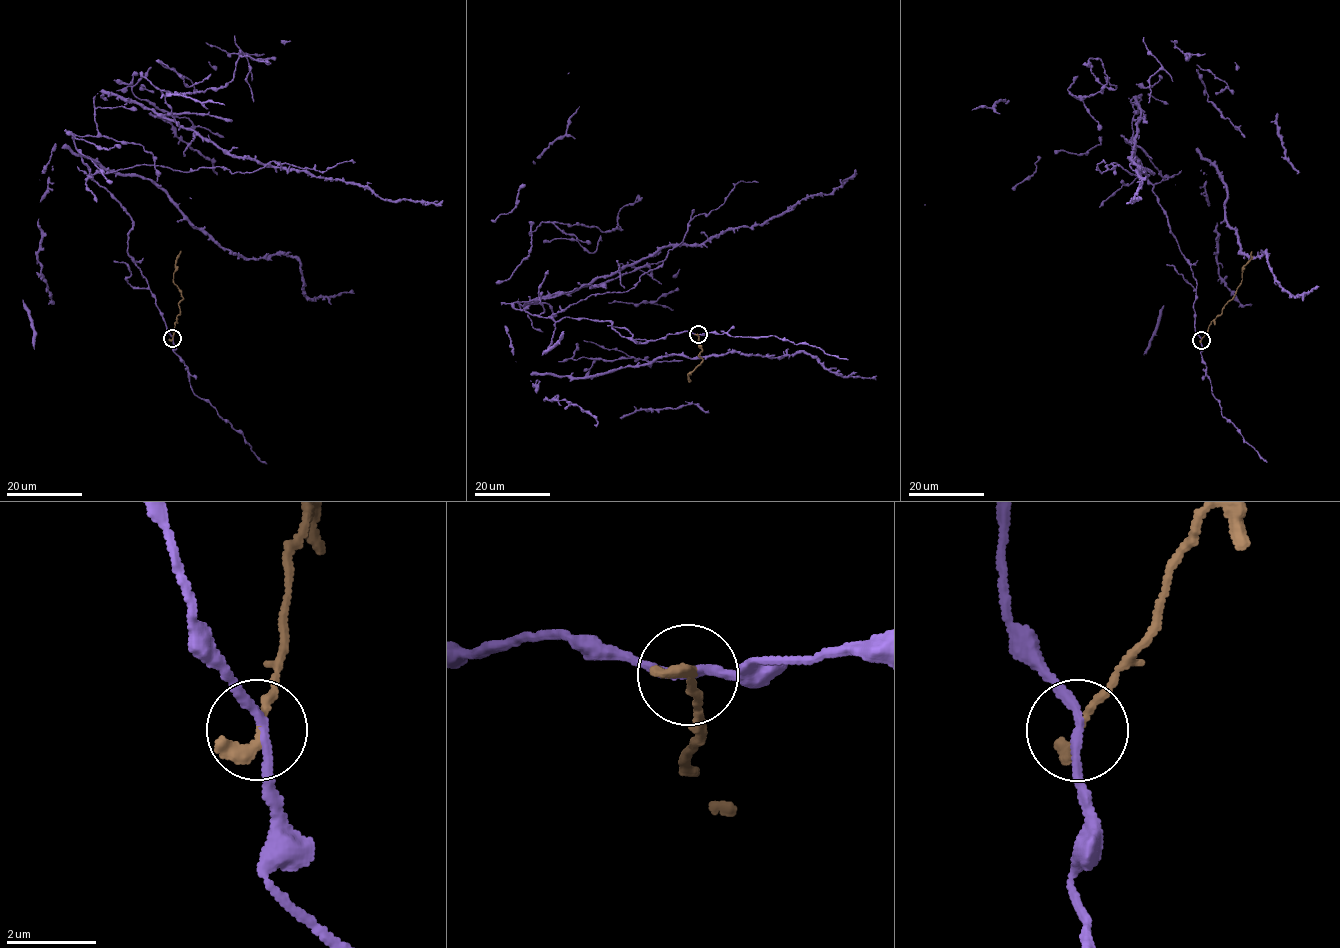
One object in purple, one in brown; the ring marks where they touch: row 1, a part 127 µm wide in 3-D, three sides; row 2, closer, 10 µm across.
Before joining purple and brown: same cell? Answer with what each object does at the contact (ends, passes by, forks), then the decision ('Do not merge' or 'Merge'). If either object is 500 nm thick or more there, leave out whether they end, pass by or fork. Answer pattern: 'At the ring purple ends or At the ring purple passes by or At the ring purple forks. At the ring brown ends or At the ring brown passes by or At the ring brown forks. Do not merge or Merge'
At the ring purple passes by. At the ring brown ends. Do not merge

